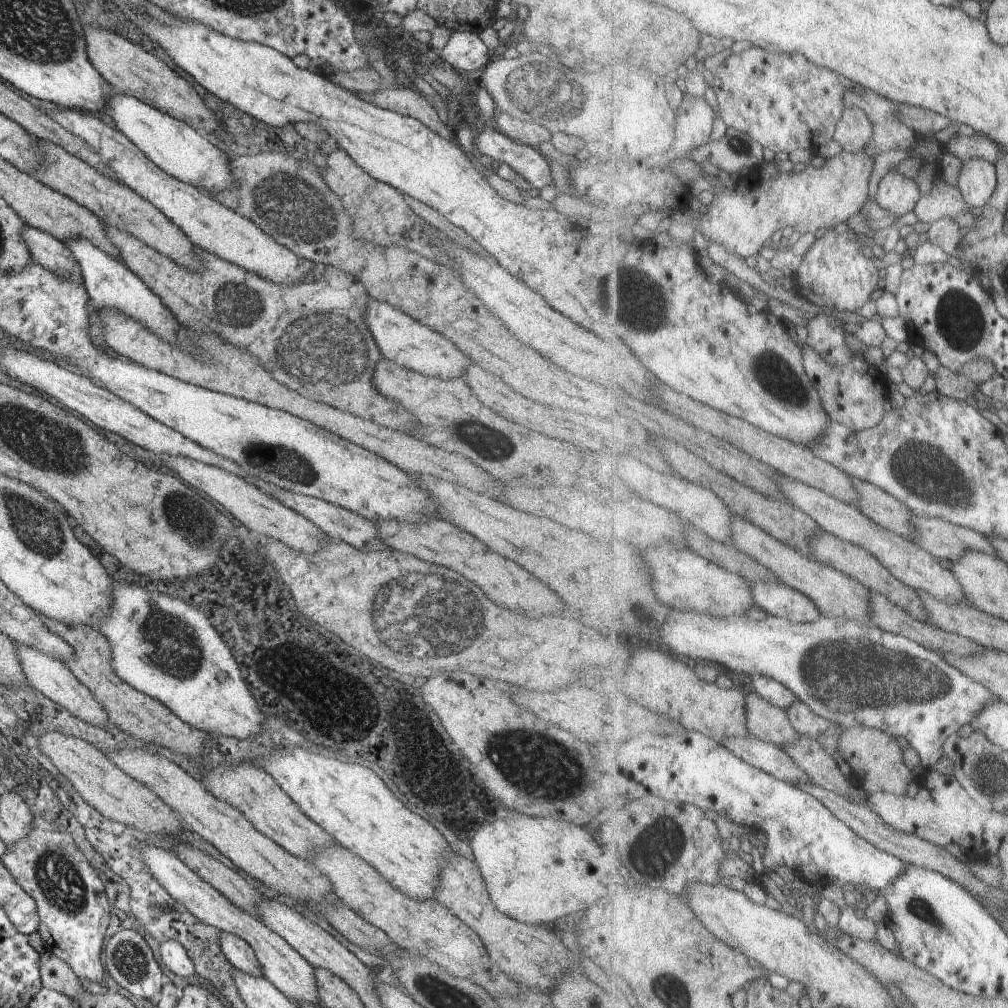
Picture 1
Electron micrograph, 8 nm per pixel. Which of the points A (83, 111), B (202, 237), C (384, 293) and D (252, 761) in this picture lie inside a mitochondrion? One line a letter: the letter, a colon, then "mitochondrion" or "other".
A: other
B: other
C: other
D: other

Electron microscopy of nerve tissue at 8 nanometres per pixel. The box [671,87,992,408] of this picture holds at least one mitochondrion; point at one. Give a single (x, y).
(960, 320)

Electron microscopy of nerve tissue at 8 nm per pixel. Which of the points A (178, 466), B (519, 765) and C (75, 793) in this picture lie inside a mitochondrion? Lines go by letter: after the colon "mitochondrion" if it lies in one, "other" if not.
A: other
B: mitochondrion
C: other

